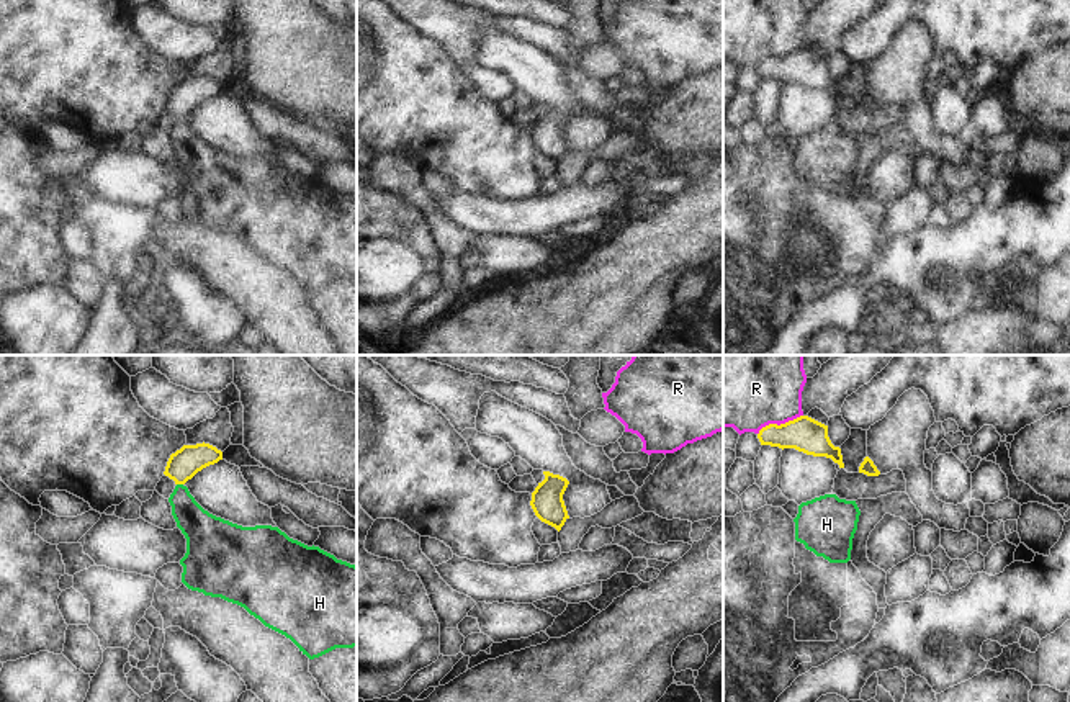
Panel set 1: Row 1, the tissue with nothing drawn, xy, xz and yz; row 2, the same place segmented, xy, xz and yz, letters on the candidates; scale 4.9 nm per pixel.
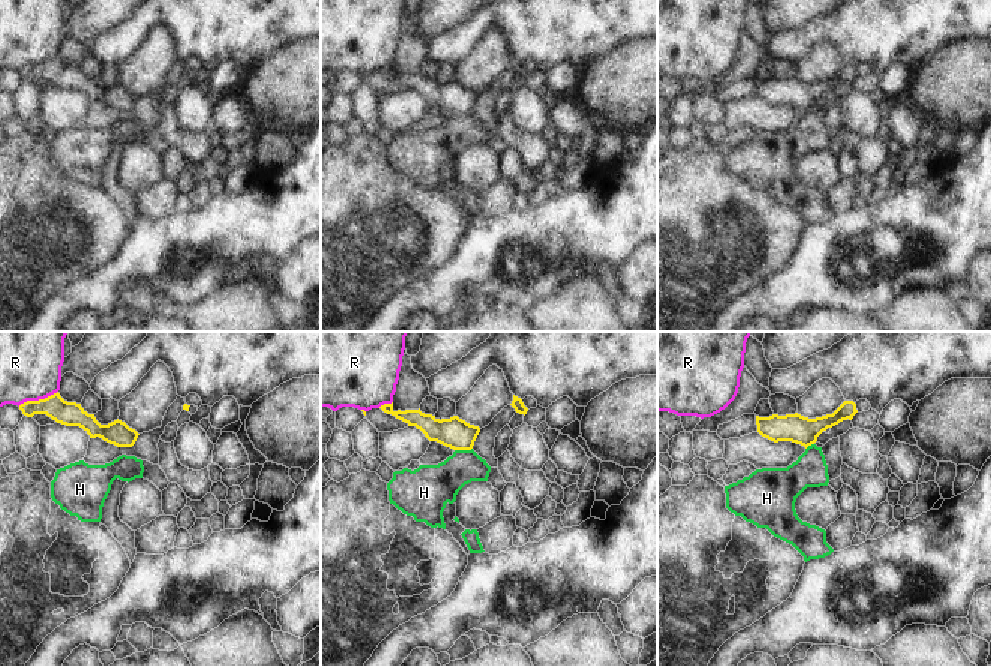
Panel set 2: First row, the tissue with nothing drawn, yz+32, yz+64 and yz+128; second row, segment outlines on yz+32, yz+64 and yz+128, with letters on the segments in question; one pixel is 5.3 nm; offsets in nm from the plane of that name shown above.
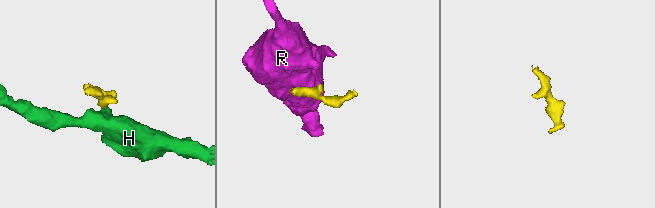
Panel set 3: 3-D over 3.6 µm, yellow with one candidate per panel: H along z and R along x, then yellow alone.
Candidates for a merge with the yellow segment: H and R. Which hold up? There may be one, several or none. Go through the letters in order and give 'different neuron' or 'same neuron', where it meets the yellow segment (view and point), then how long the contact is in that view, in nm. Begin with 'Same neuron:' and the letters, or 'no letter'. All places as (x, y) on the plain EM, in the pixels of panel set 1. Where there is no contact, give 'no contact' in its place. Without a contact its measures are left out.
Same neuron: no letter
H: different neuron; contact xy (180, 116); length 30 nm
R: different neuron; contact yz (781, 58); length 240 nm

